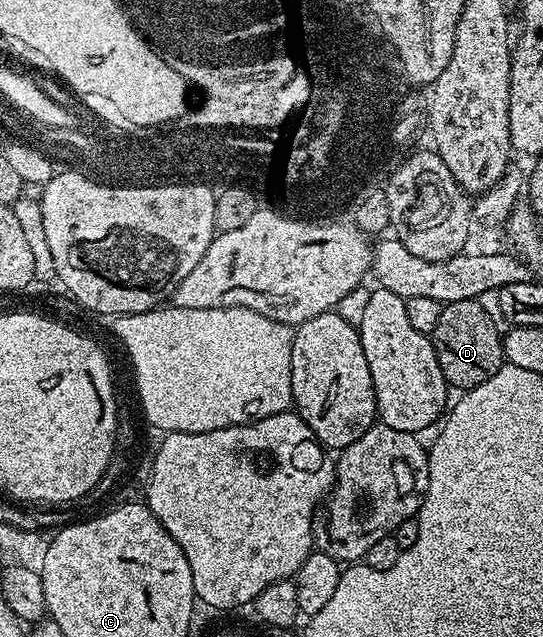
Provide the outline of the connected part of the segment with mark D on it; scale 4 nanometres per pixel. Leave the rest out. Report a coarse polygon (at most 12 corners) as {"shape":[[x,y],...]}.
{"shape":[[475,298],[443,304],[430,336],[461,392],[506,362],[501,328]]}

